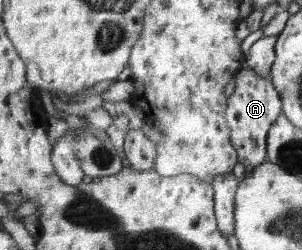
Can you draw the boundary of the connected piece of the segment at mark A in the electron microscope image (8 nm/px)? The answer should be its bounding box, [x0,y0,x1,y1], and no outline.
[226,63,284,168]

